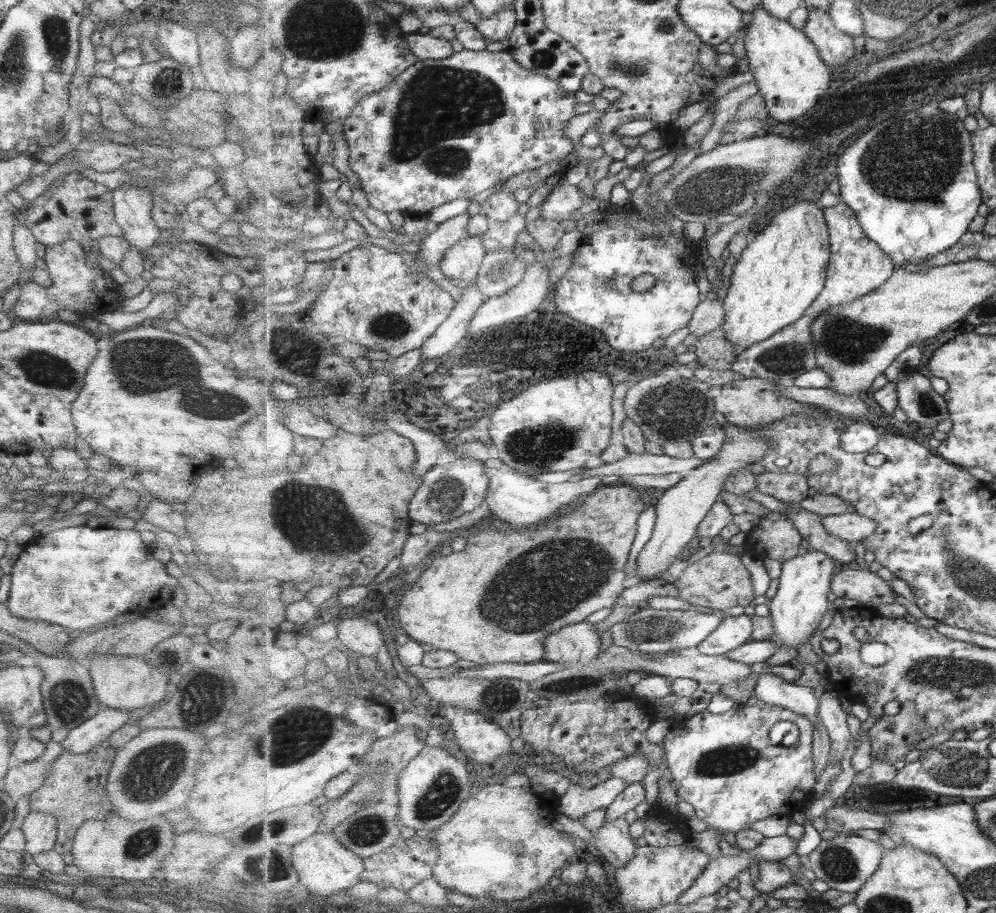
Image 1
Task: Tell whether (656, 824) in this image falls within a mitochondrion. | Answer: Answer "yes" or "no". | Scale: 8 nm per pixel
no

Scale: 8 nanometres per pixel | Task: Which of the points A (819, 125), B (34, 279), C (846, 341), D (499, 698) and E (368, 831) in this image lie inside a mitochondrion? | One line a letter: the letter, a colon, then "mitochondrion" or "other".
A: other
B: other
C: mitochondrion
D: mitochondrion
E: mitochondrion

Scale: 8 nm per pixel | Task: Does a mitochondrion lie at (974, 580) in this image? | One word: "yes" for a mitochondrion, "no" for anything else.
yes

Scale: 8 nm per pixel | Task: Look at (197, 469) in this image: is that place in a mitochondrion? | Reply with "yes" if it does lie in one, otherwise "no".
no

